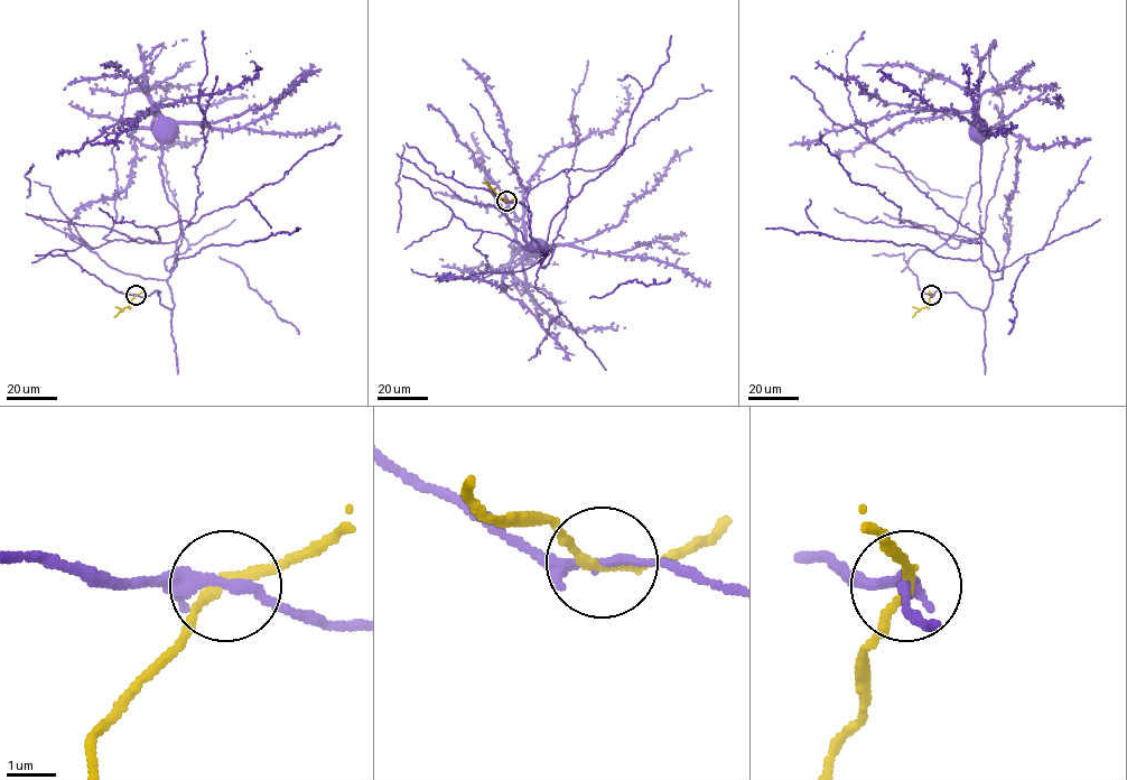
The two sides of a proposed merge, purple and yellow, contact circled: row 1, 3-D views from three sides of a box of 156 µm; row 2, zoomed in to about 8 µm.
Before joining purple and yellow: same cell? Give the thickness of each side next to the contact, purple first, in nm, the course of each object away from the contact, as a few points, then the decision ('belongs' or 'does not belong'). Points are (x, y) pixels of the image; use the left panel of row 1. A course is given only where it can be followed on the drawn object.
200/180 nm | purple via (136, 295), (158, 290), (174, 305), (165, 280), (110, 267), (71, 220), (126, 187), (134, 129), (166, 133) | yellow via (136, 295), (114, 317) | does not belong

